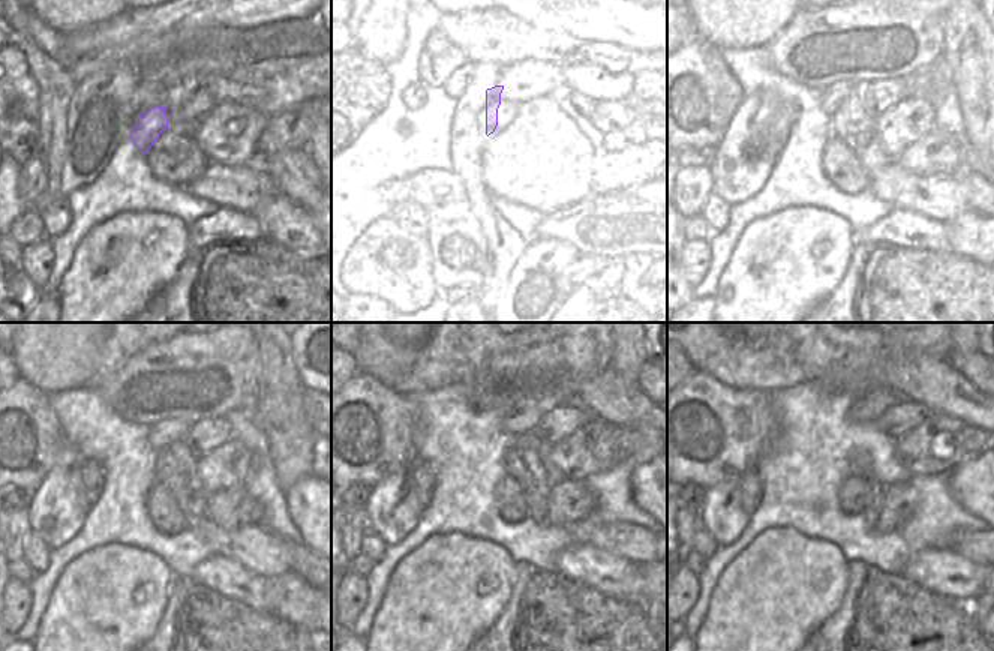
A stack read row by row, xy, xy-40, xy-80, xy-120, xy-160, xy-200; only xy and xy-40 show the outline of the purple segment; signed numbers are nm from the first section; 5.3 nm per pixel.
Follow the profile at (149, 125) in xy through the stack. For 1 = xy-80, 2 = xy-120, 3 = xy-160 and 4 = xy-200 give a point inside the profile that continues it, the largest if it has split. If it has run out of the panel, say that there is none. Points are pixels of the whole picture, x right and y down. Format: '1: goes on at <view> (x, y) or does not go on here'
1: goes on at xy-80 (829, 98)
2: goes on at xy-120 (164, 432)
3: goes on at xy-160 (528, 417)
4: goes on at xy-200 (868, 408)

